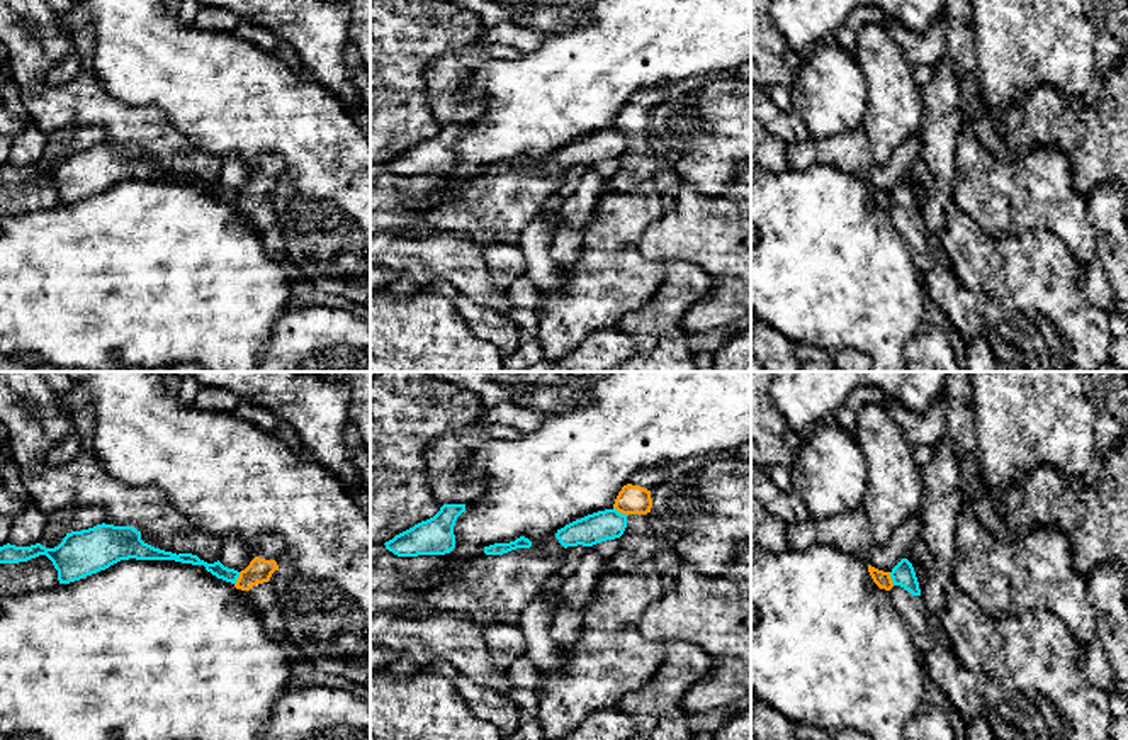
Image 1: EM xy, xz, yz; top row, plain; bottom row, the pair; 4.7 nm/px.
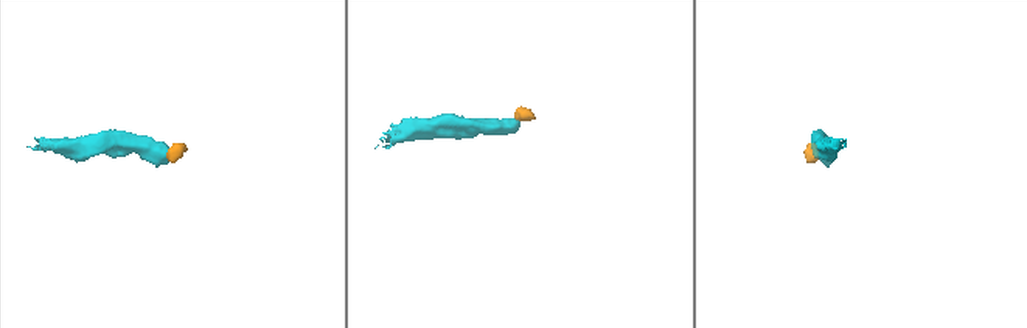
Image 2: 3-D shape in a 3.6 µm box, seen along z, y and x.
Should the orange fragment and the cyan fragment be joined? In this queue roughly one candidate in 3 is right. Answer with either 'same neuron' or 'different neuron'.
different neuron

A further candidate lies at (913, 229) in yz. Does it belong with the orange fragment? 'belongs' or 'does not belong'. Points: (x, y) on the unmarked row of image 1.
does not belong

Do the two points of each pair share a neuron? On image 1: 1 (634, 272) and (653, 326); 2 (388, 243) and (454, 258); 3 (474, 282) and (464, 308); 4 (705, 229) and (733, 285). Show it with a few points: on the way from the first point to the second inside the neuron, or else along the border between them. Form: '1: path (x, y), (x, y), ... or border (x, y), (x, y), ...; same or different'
1: border (653, 296), (631, 309), (617, 326); different
2: path (405, 257), (437, 257); same
3: border (432, 280), (444, 279), (478, 302), (505, 314); different
4: path (719, 243), (733, 257), (733, 272); same

